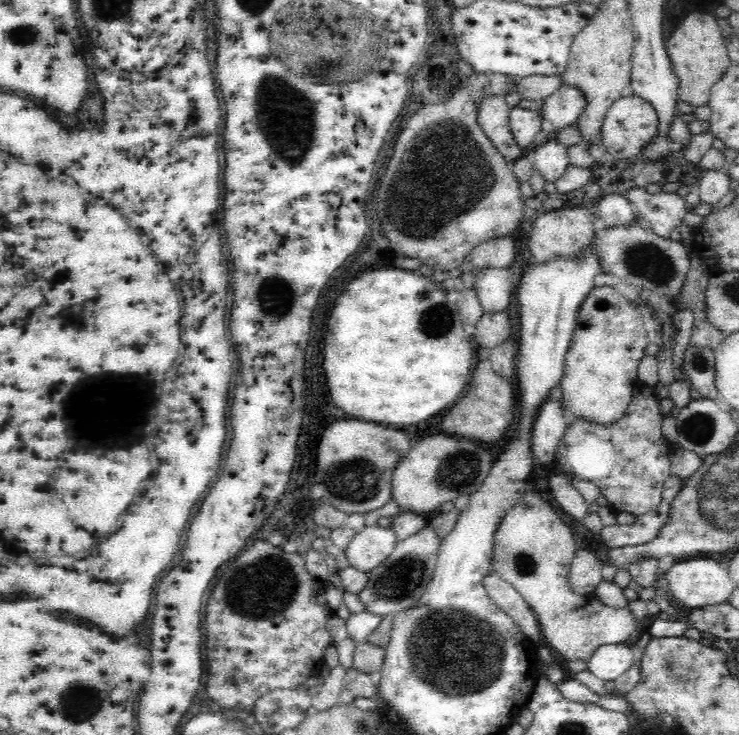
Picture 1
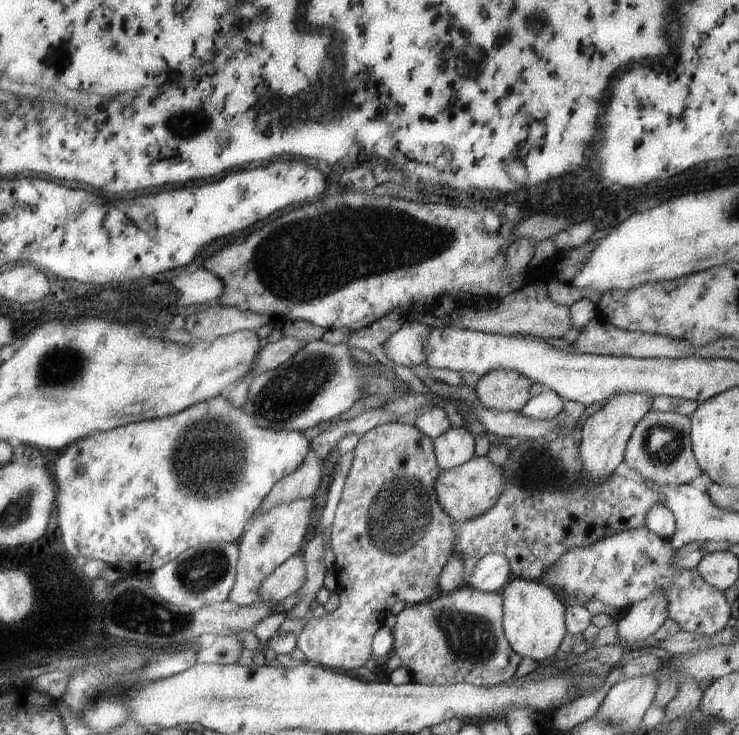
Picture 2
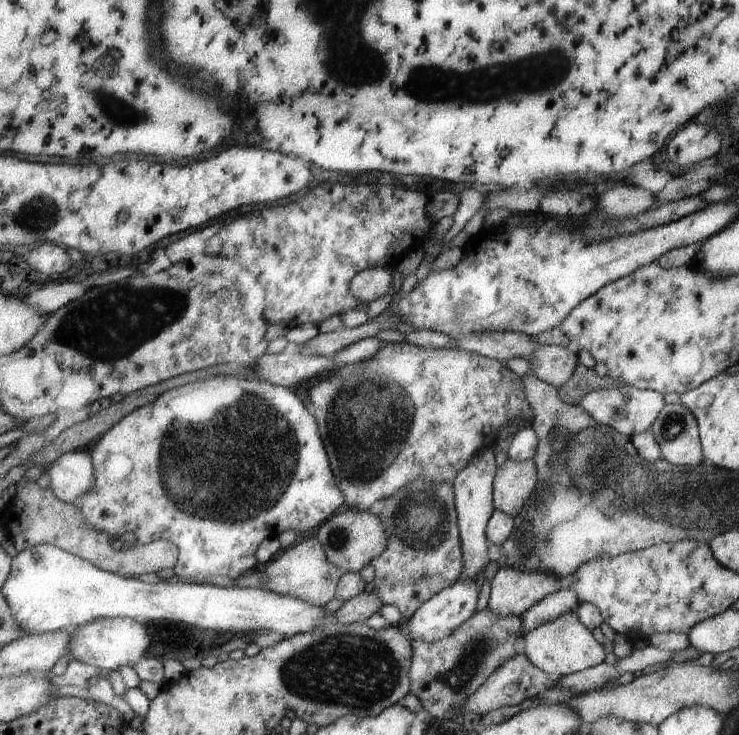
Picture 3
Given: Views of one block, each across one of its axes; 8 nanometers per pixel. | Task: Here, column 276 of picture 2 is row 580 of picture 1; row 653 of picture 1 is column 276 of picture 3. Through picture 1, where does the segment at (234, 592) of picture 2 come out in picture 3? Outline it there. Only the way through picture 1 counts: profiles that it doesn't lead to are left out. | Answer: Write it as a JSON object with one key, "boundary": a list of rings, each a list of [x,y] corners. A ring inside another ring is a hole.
{"boundary":[[[315,537],[305,538],[301,542],[293,542],[288,547],[281,548],[274,559],[262,565],[262,568],[263,589],[283,596],[293,596],[293,598],[305,600],[307,604],[317,604],[317,606],[324,606],[334,598],[337,580],[343,574],[337,566],[329,564],[323,547]]]}

